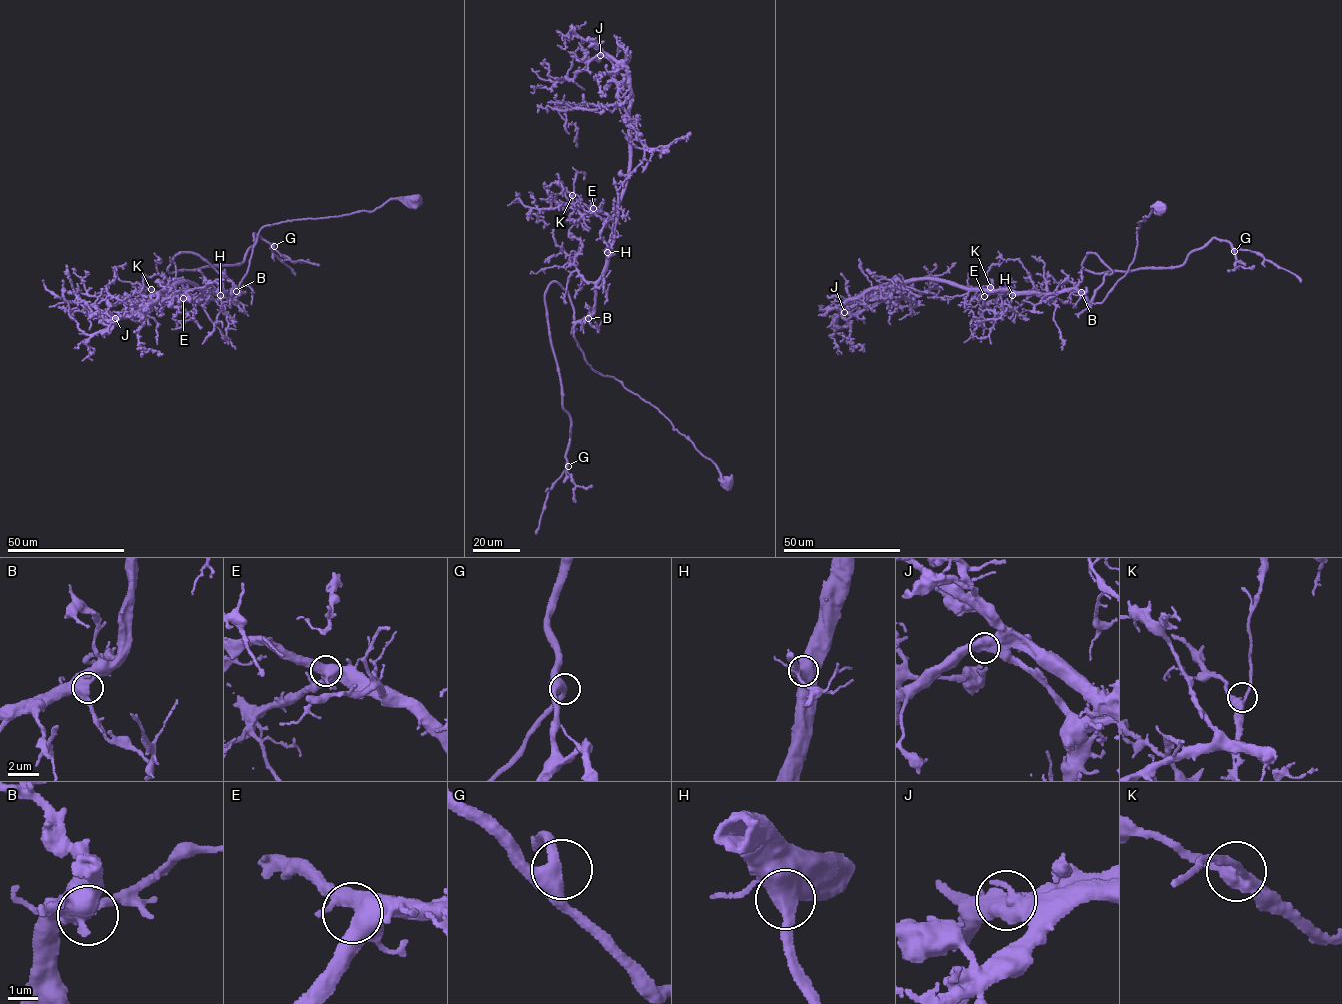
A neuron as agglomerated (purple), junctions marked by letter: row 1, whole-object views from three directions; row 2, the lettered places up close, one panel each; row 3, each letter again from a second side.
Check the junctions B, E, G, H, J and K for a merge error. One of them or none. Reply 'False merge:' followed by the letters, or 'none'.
False merge: J

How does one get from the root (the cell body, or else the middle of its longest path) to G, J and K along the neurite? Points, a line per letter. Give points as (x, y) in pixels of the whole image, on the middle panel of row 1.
G: (726, 483), (656, 408), (587, 364), (554, 281), (545, 302), (568, 466)
J: (726, 483), (656, 408), (592, 370), (574, 339), (593, 313), (630, 168), (628, 115), (600, 54)
K: (726, 483), (656, 408), (585, 361), (573, 327), (593, 313), (613, 220), (596, 210), (580, 213), (572, 195)

